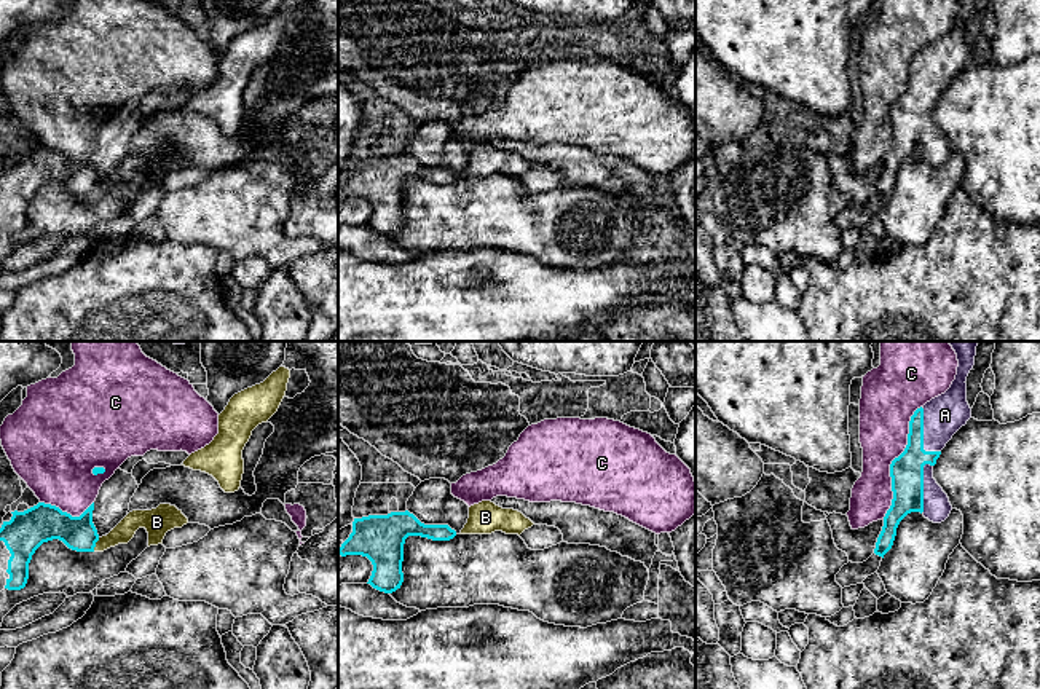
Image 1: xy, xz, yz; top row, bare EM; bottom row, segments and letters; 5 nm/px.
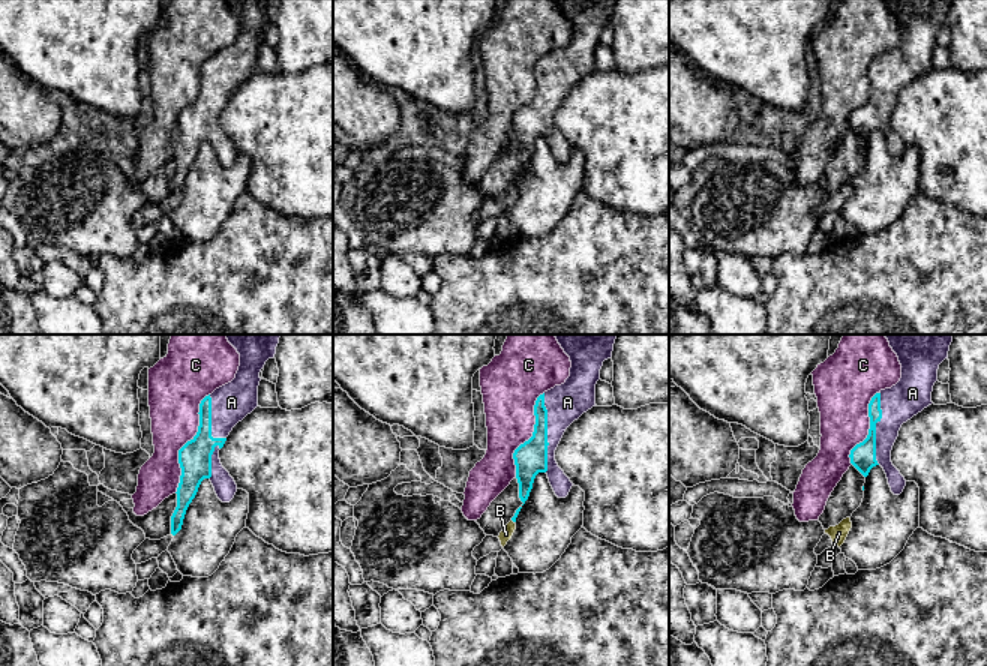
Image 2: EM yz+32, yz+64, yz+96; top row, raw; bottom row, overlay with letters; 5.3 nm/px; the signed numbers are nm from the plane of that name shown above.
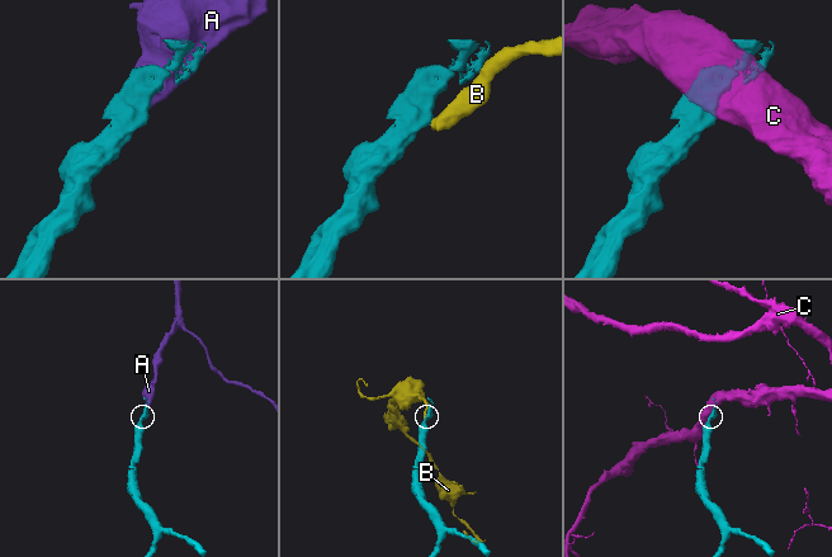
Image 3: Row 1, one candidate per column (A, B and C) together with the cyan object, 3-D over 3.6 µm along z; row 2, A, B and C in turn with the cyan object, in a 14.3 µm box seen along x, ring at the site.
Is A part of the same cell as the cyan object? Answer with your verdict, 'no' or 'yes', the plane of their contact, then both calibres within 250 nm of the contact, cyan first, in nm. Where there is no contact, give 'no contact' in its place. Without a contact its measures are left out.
yes | yz | 170/200 nm

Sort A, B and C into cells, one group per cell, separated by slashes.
A / B / C

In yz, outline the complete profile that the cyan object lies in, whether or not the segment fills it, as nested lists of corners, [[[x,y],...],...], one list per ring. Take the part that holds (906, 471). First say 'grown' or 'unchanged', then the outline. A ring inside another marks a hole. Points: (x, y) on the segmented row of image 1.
grown; [[[949,341],[959,360],[955,380],[944,394],[911,416],[908,445],[890,464],[893,499],[874,549],[882,558],[908,514],[920,512],[930,522],[941,523],[952,510],[947,494],[933,478],[933,466],[946,443],[971,418],[965,381],[975,365],[978,343]]]

